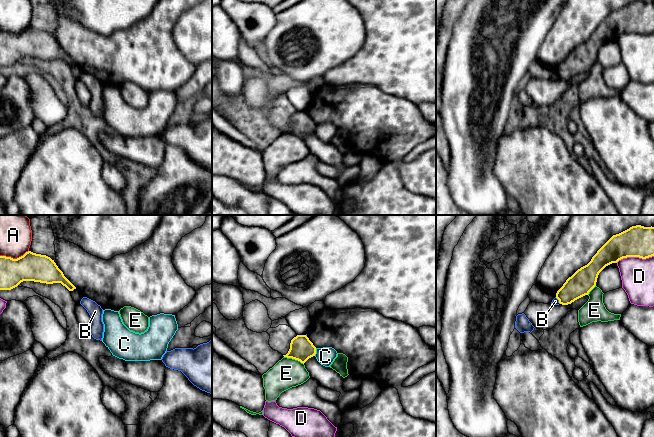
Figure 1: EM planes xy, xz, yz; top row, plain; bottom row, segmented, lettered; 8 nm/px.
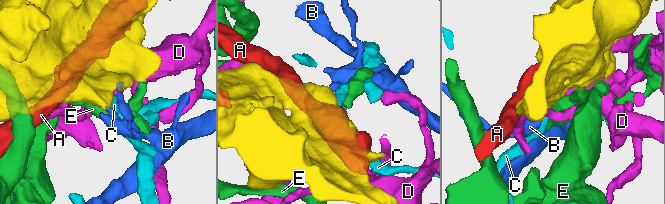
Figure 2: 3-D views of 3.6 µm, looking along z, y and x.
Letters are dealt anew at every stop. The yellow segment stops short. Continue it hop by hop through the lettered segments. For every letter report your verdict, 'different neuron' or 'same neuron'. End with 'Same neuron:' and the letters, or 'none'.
A: different neuron
B: different neuron
C: different neuron
D: different neuron
E: different neuron
Same neuron: none

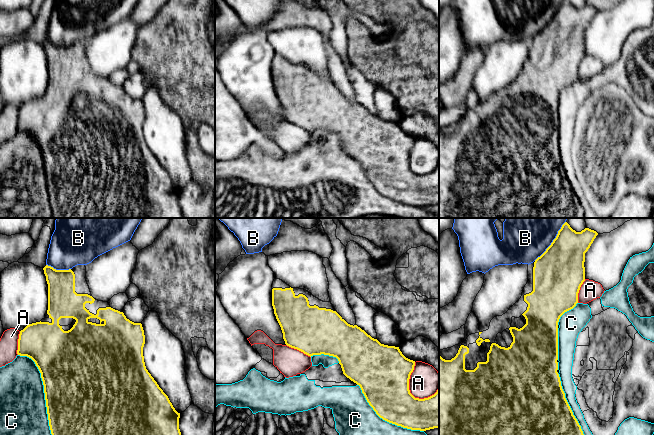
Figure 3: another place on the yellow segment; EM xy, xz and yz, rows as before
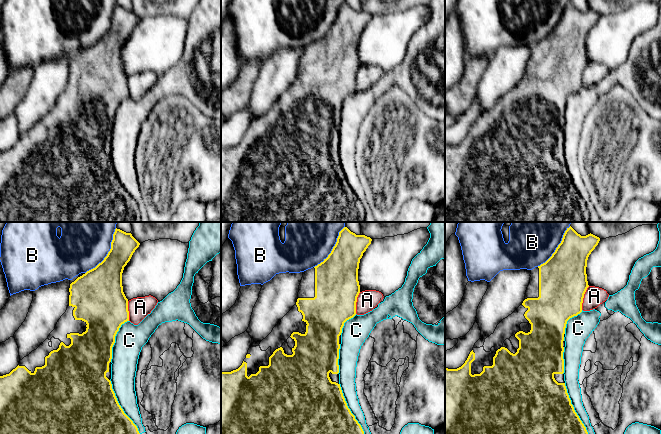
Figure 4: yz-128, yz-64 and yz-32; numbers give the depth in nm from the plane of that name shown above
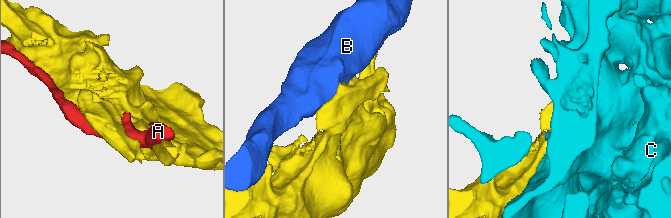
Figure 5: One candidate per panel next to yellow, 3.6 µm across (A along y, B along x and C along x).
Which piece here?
A: different neuron
B: different neuron
C: different neuron
Same neuron: none

